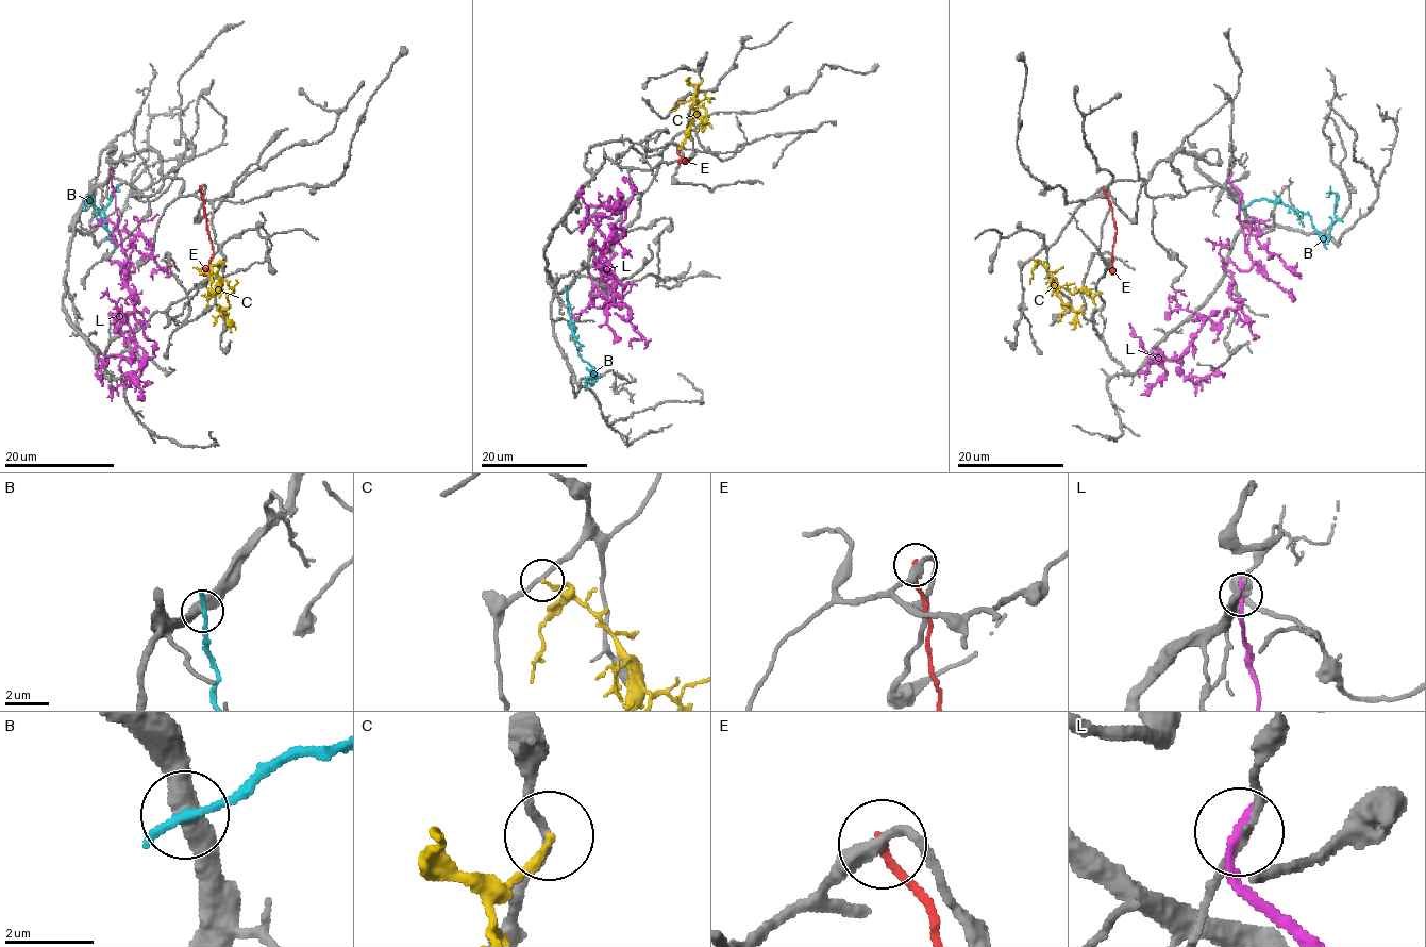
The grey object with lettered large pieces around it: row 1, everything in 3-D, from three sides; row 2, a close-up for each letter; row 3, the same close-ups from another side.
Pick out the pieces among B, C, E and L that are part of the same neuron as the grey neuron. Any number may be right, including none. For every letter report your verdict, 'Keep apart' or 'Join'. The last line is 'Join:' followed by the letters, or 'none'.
B: Keep apart
C: Keep apart
E: Keep apart
L: Keep apart
Join: none

